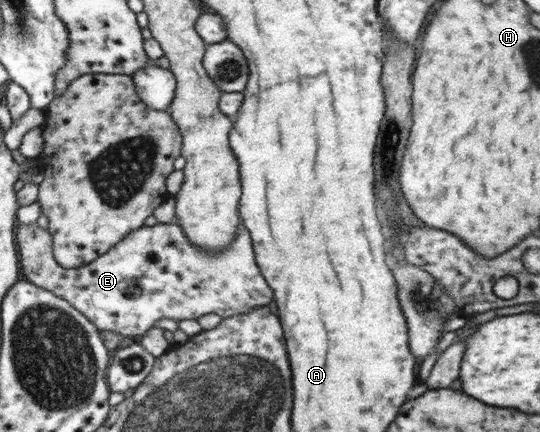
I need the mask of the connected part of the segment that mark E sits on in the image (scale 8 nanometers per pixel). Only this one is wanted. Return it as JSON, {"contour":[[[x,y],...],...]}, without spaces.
{"contour":[[[159,223],[144,226],[130,232],[120,243],[98,257],[97,260],[79,268],[66,269],[53,253],[53,234],[38,224],[23,225],[17,231],[24,277],[42,289],[52,290],[58,297],[65,298],[74,305],[74,309],[83,314],[98,329],[114,331],[126,337],[144,335],[160,319],[198,319],[208,313],[216,313],[222,318],[248,313],[250,310],[267,306],[273,300],[273,291],[261,274],[255,260],[250,234],[240,225],[235,238],[221,251],[210,252],[191,244],[183,229],[176,223]]]}

